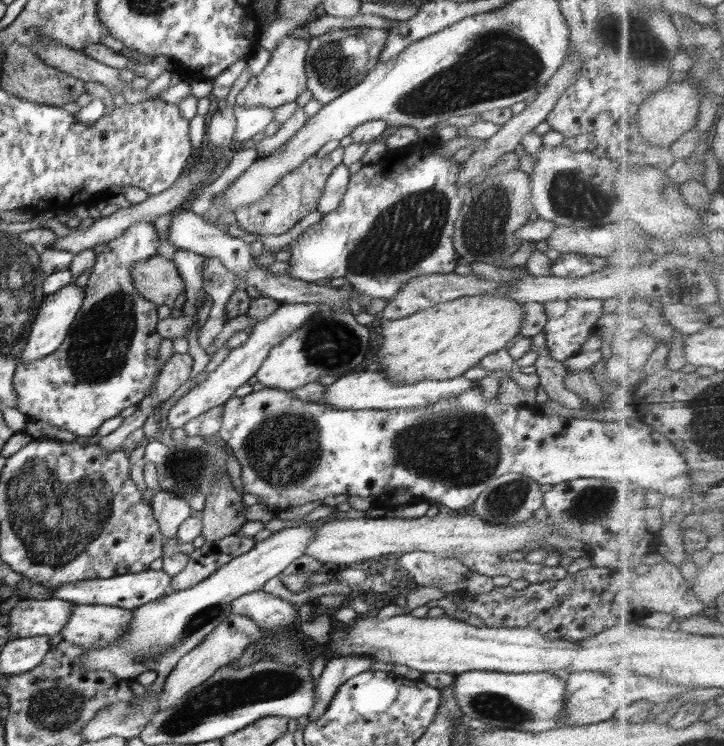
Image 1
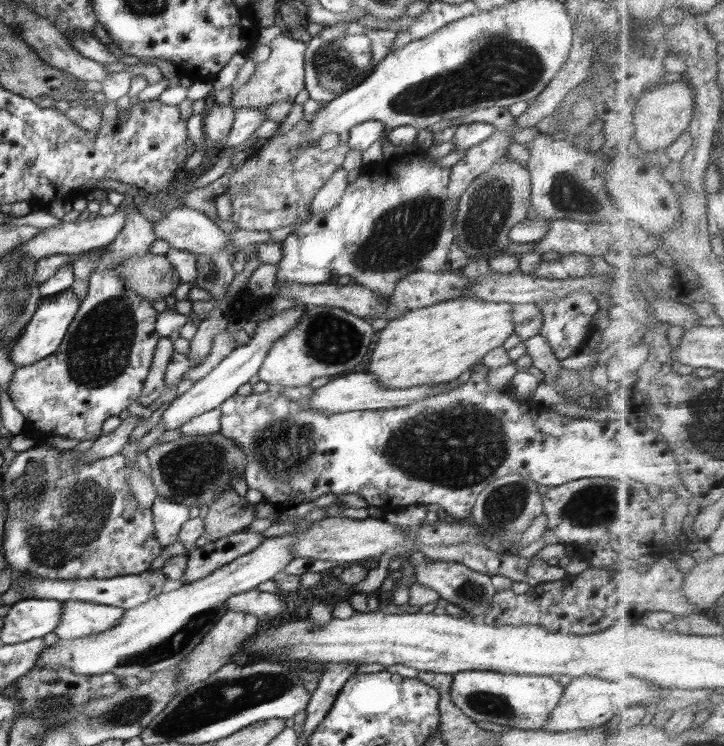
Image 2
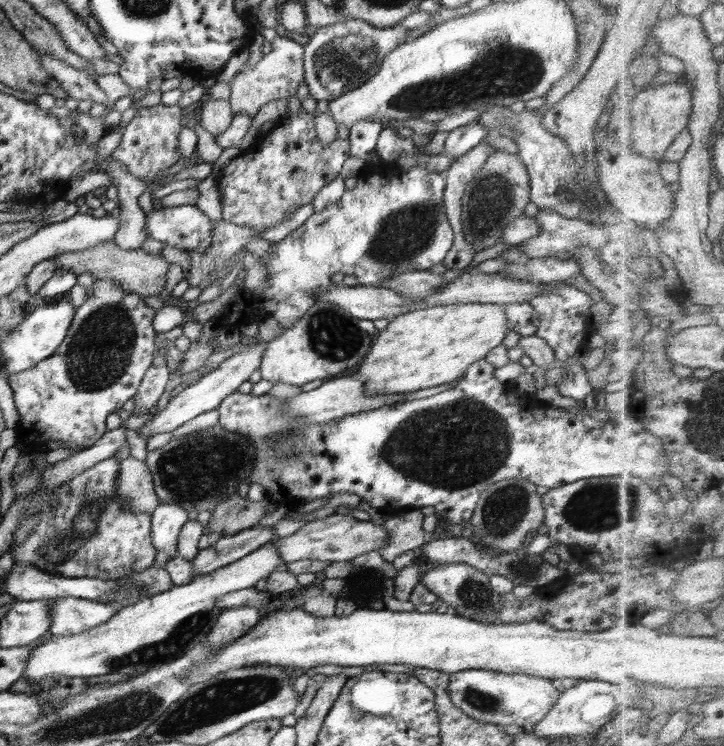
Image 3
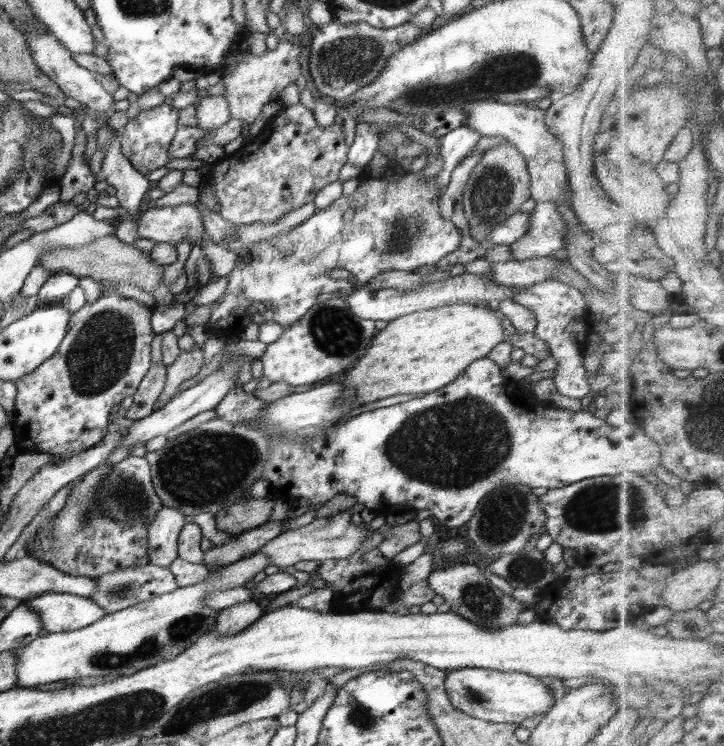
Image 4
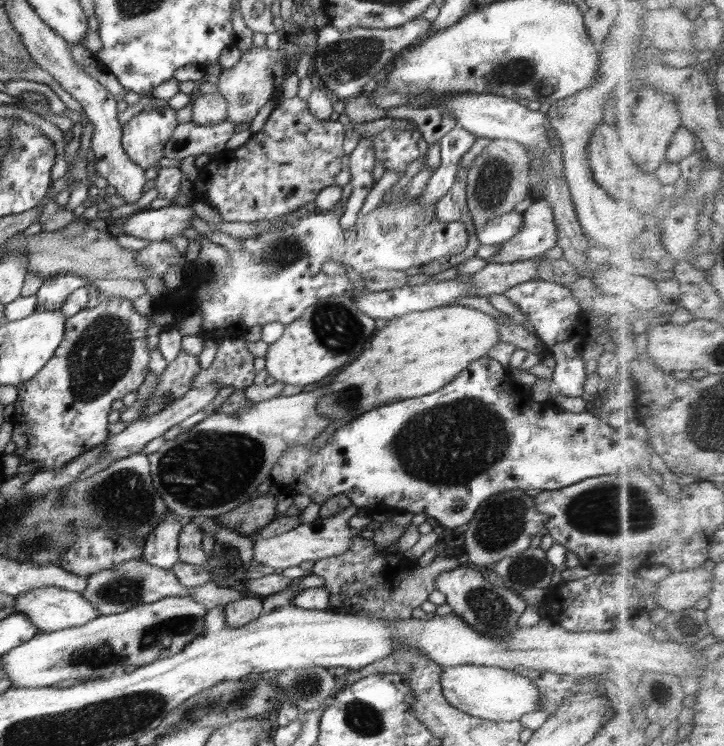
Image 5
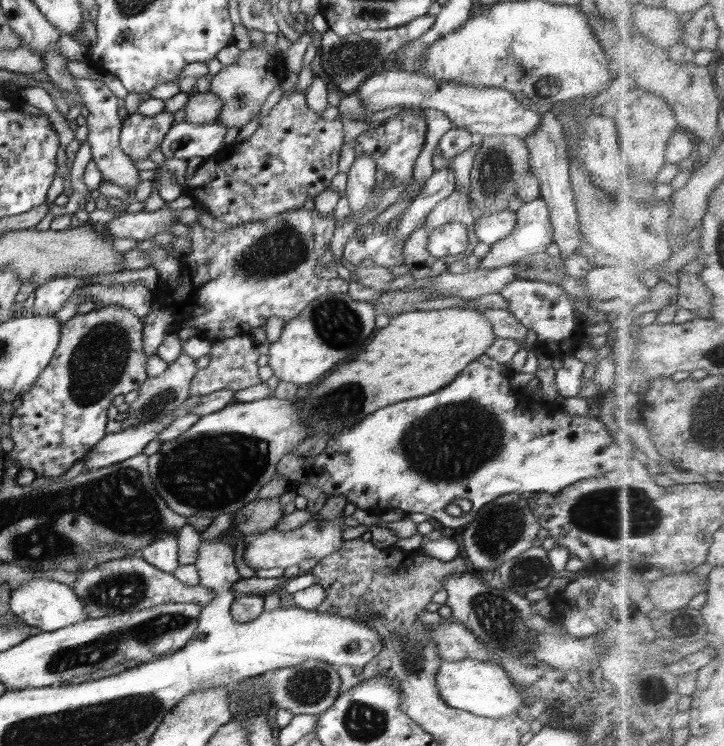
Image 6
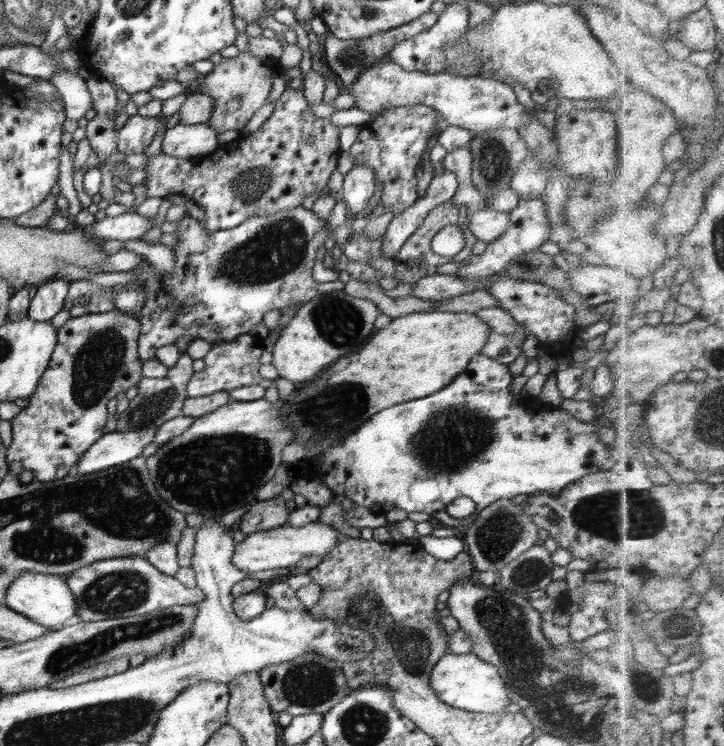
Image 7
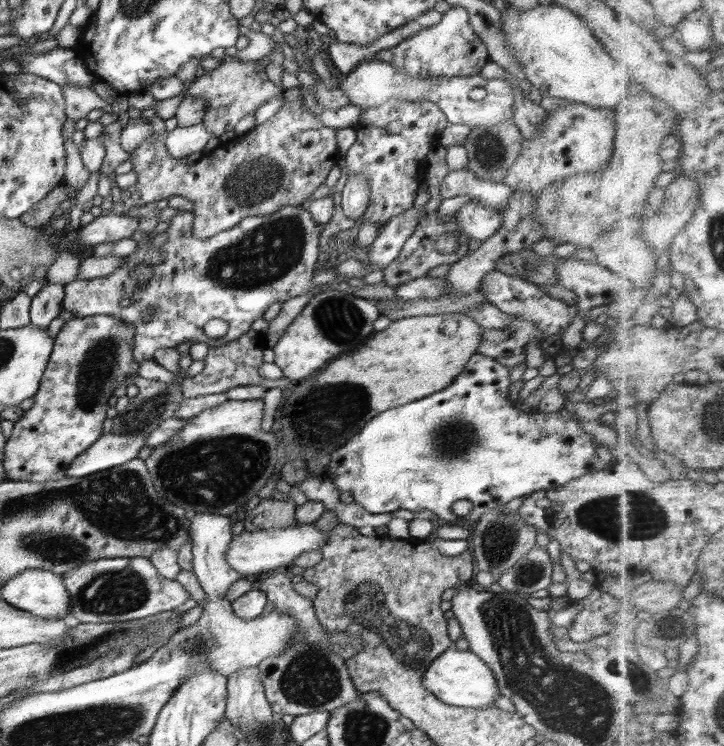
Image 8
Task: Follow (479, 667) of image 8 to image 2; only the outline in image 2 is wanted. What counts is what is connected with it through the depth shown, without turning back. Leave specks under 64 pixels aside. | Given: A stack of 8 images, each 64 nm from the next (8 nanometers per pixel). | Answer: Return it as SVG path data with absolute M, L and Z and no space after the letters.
M467 670L452 675L451 700L463 714L480 722L494 722L512 729L538 730L559 704L564 685L555 677L502 674L489 670Z

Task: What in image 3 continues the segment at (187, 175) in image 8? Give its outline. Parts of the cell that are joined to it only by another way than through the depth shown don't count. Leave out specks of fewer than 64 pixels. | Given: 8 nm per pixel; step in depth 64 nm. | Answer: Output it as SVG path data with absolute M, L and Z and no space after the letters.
M304 109L298 110L296 114L288 114L282 117L277 122L274 122L274 126L271 130L268 130L265 134L256 135L254 142L249 148L243 148L241 154L236 156L234 160L230 162L224 169L220 170L215 182L217 183L217 189L219 192L219 197L222 203L222 217L224 221L236 224L237 226L242 226L248 228L254 232L261 232L263 229L268 227L276 227L284 220L290 219L290 216L300 209L301 207L310 204L314 197L326 186L329 182L332 182L336 176L340 175L340 170L342 170L342 165L349 158L349 143L347 140L342 140L339 137L335 138L334 142L325 144L317 135L315 130L315 115L308 114Z

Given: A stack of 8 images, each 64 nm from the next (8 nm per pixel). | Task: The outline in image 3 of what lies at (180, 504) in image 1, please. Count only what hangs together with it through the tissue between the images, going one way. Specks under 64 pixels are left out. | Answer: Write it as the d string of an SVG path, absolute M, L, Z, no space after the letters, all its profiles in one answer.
M158 502L151 514L152 544L156 546L155 565L164 567L177 557L177 542L180 531L188 522L188 512L176 504Z

